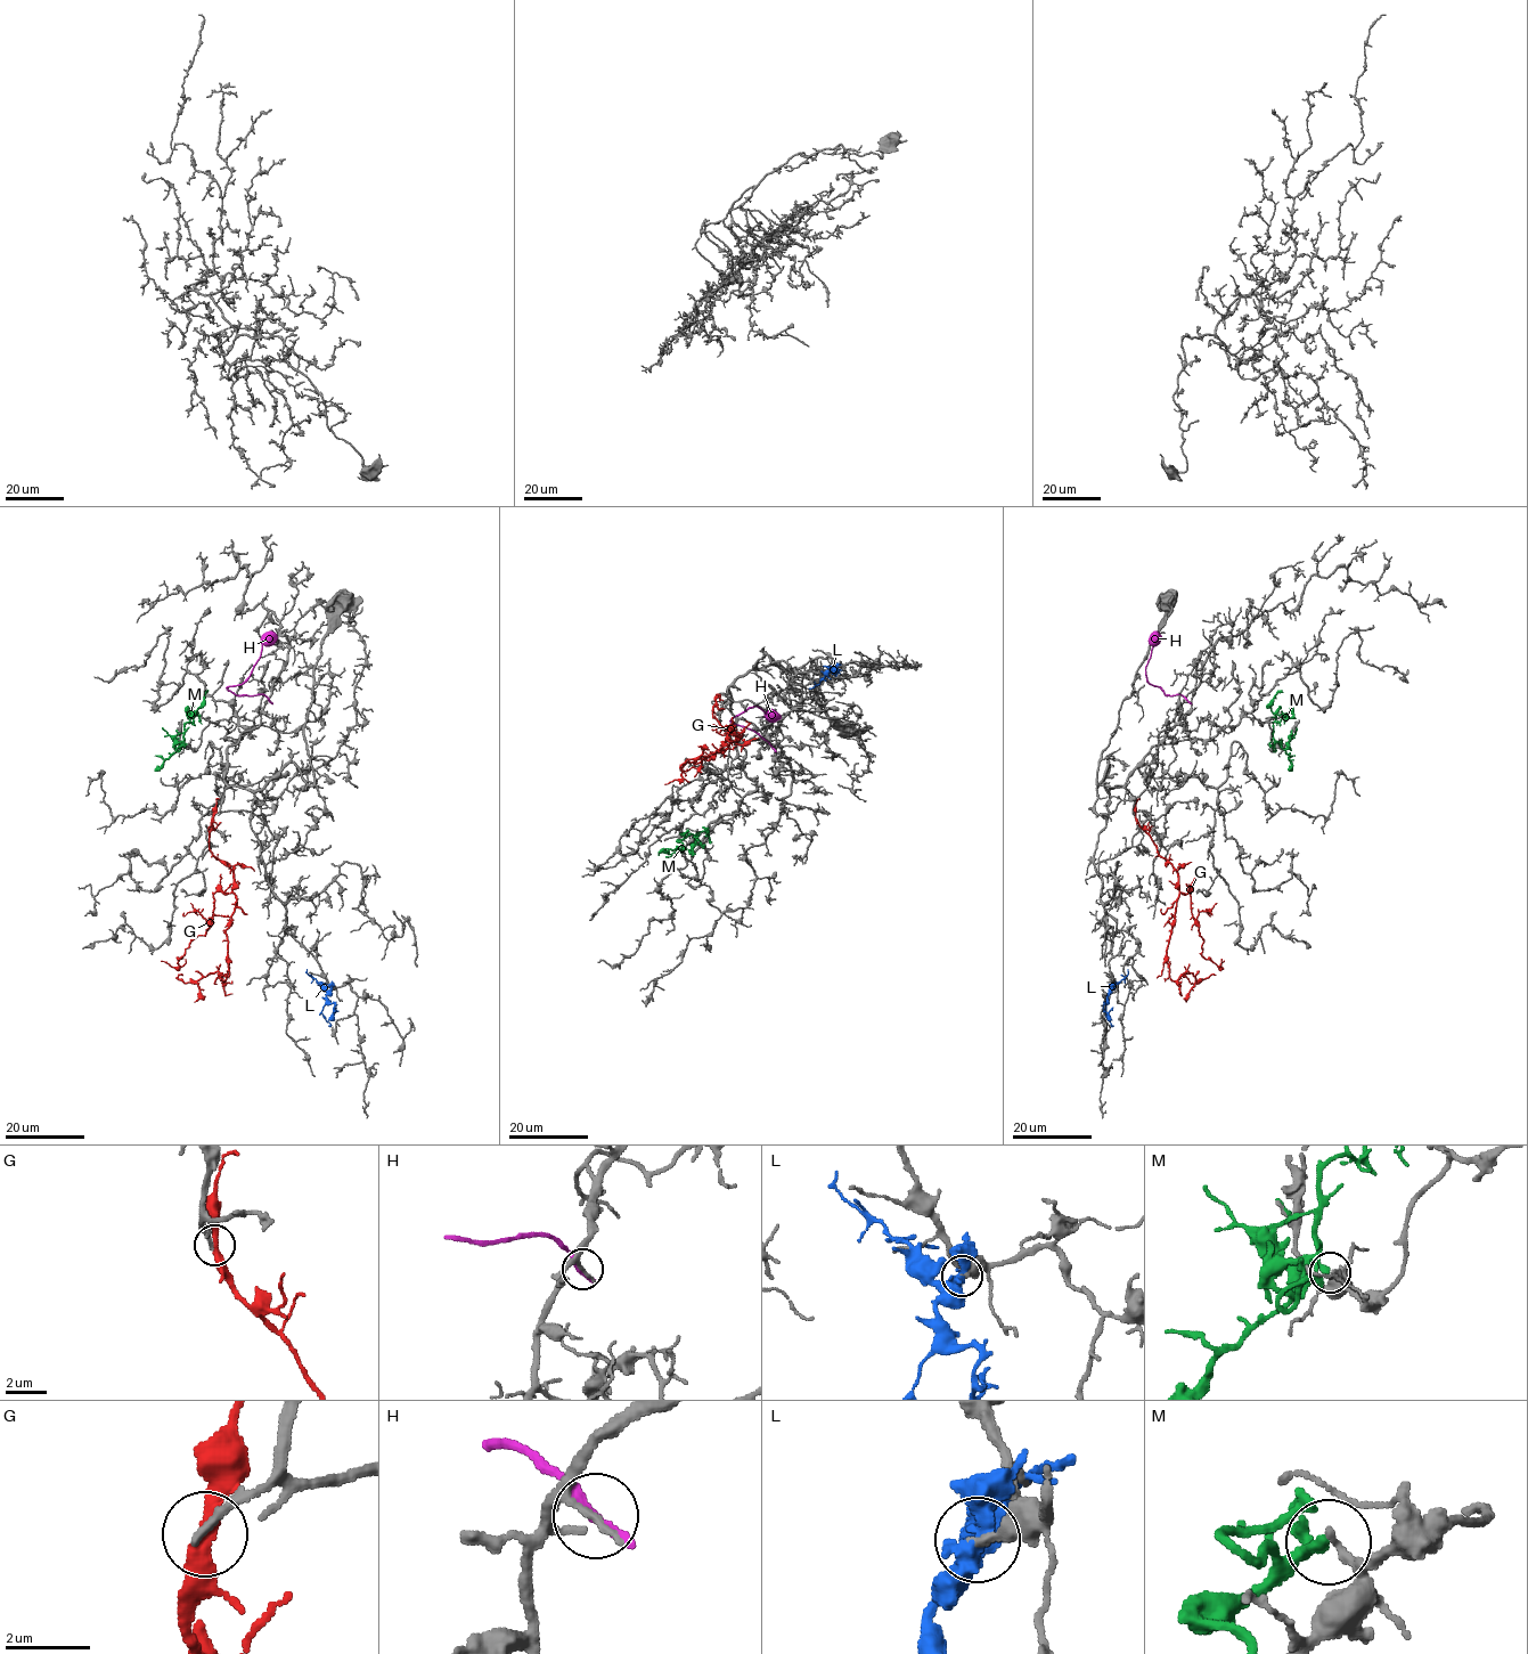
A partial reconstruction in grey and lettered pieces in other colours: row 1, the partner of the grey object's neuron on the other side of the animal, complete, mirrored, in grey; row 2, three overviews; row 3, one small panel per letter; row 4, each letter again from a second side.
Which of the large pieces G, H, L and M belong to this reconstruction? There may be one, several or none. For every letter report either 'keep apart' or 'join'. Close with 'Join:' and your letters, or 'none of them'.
G: join
H: keep apart
L: keep apart
M: keep apart
Join: G

